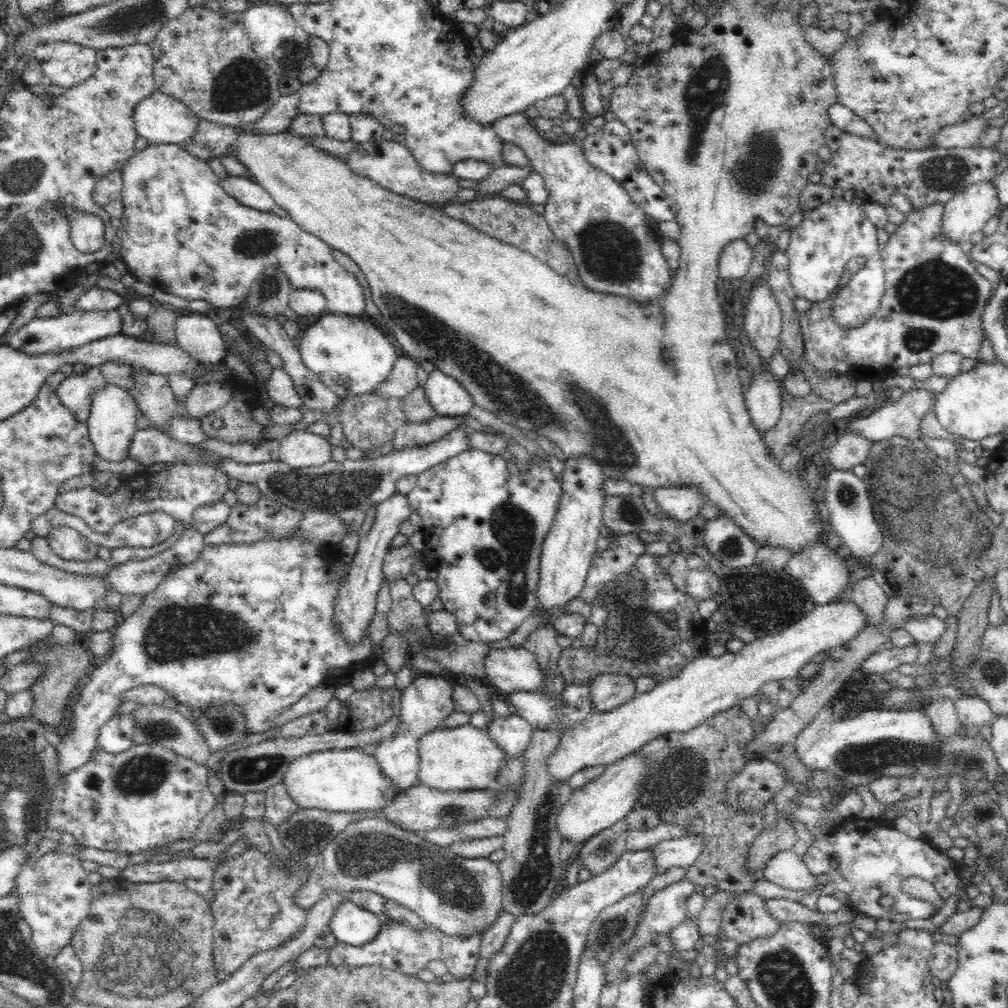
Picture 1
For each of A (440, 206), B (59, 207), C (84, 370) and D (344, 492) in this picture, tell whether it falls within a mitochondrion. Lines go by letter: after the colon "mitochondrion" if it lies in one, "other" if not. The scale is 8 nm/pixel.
A: other
B: other
C: other
D: mitochondrion

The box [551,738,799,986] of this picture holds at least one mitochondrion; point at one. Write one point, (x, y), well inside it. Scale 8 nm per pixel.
(682, 775)

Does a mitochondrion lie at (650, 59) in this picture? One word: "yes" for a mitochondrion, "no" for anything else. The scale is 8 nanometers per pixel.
no

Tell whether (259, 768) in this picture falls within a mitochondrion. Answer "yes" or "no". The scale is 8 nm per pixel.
yes

